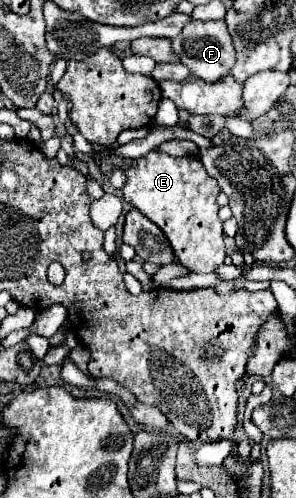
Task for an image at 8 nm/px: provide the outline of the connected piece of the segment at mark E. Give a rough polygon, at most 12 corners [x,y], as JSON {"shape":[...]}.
{"shape":[[151,150],[123,172],[125,200],[163,230],[177,262],[227,256],[221,188],[199,158]]}

